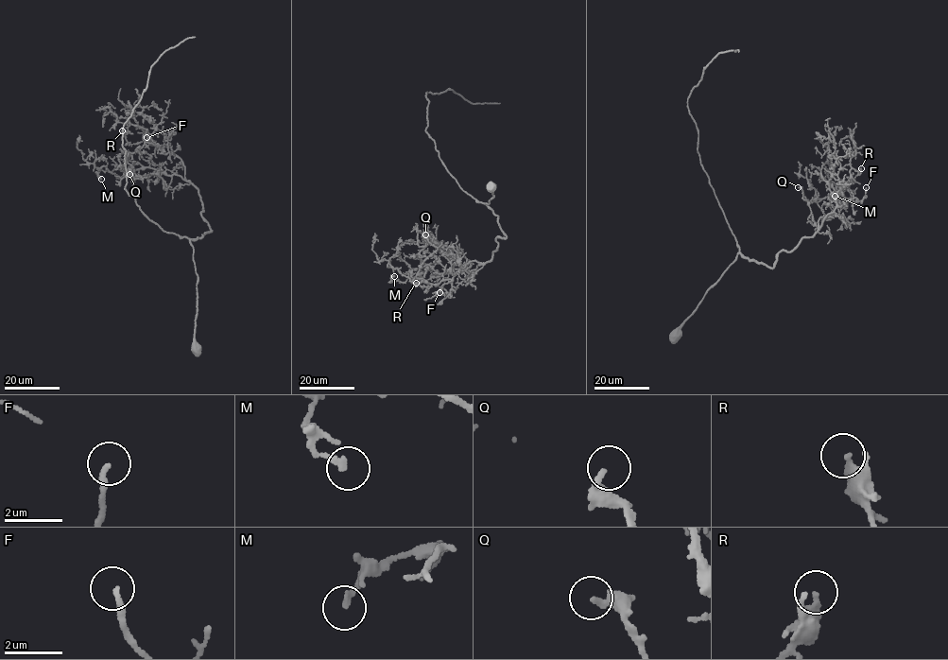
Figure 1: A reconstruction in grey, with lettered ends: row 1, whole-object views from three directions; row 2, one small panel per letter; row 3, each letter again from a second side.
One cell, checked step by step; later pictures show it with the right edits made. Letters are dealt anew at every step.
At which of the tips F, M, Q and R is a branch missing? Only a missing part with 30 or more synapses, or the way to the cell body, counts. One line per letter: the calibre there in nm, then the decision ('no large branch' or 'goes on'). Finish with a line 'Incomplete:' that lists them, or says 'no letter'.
F: calibre 200 nm; goes on
M: calibre 190 nm; no large branch
Q: calibre 280 nm; no large branch
R: calibre 200 nm; no large branch
Incomplete: F

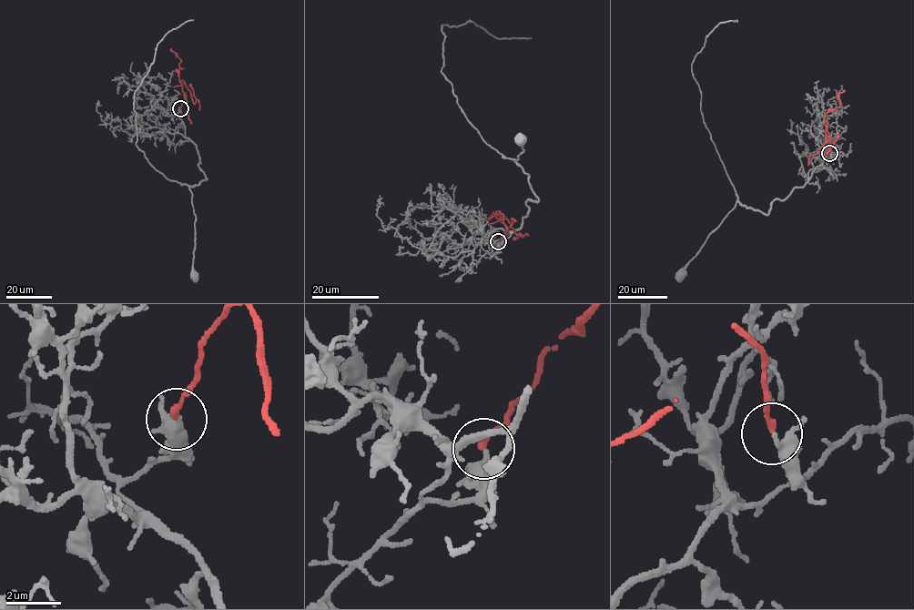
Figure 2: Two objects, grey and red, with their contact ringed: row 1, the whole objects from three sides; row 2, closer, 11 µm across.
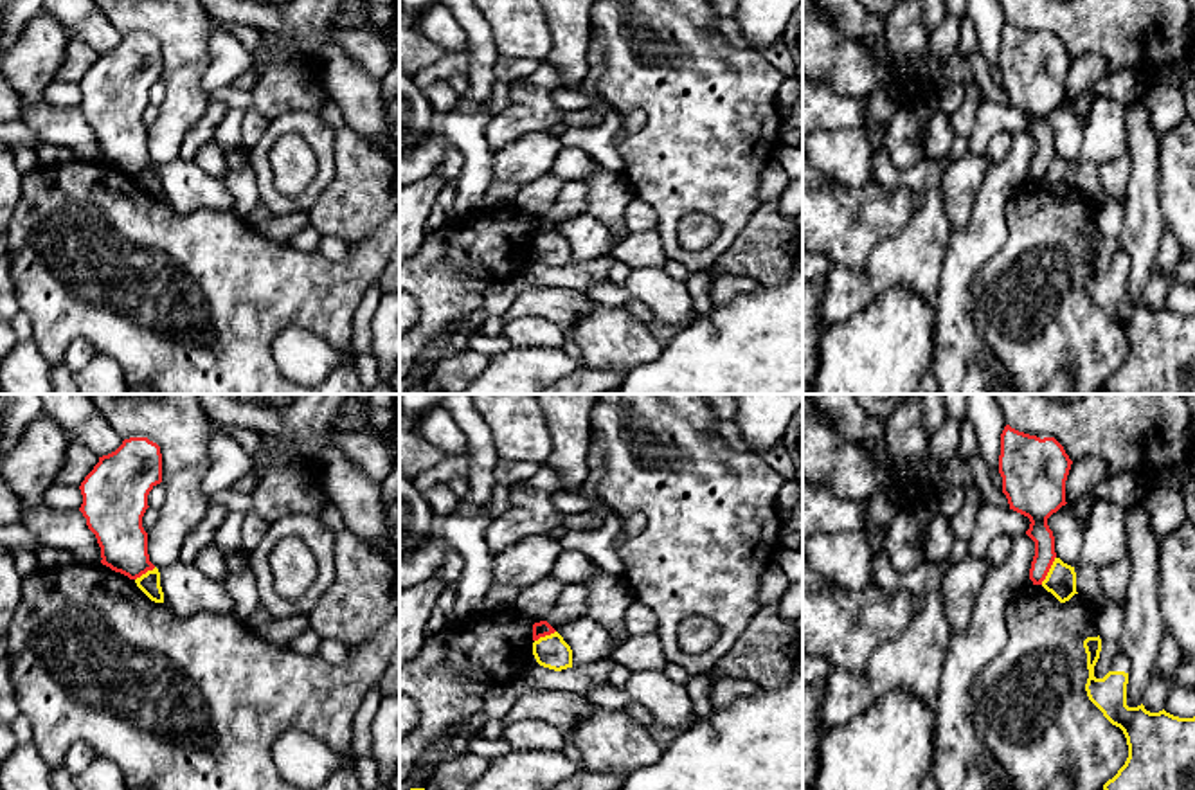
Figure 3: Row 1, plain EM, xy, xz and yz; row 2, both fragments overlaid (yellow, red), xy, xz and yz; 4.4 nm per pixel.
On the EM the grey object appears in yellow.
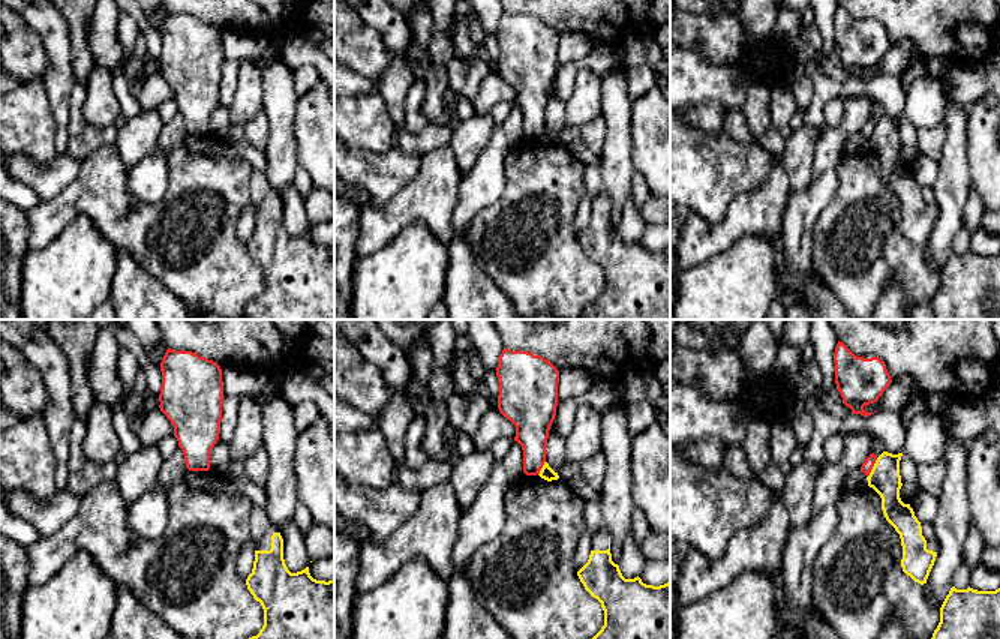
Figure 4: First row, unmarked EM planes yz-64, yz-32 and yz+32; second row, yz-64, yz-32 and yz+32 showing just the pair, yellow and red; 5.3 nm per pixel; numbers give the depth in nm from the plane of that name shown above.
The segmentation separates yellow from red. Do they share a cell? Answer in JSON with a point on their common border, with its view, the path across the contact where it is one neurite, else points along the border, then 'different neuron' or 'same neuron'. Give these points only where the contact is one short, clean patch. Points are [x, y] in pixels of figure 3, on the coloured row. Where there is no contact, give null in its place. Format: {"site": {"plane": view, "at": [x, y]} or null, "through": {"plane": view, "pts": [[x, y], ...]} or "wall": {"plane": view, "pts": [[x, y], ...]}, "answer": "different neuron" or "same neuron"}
{"site": {"plane": "yz", "at": [1050, 571]}, "wall": {"plane": "yz", "pts": [[1055, 556], [1041, 583]]}, "answer": "different neuron"}

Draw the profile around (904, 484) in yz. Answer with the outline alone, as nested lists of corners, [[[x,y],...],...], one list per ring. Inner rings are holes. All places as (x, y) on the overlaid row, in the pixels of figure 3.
[[[893,468],[891,489],[902,506],[909,506],[914,495],[920,491],[914,473],[905,471],[903,468]]]

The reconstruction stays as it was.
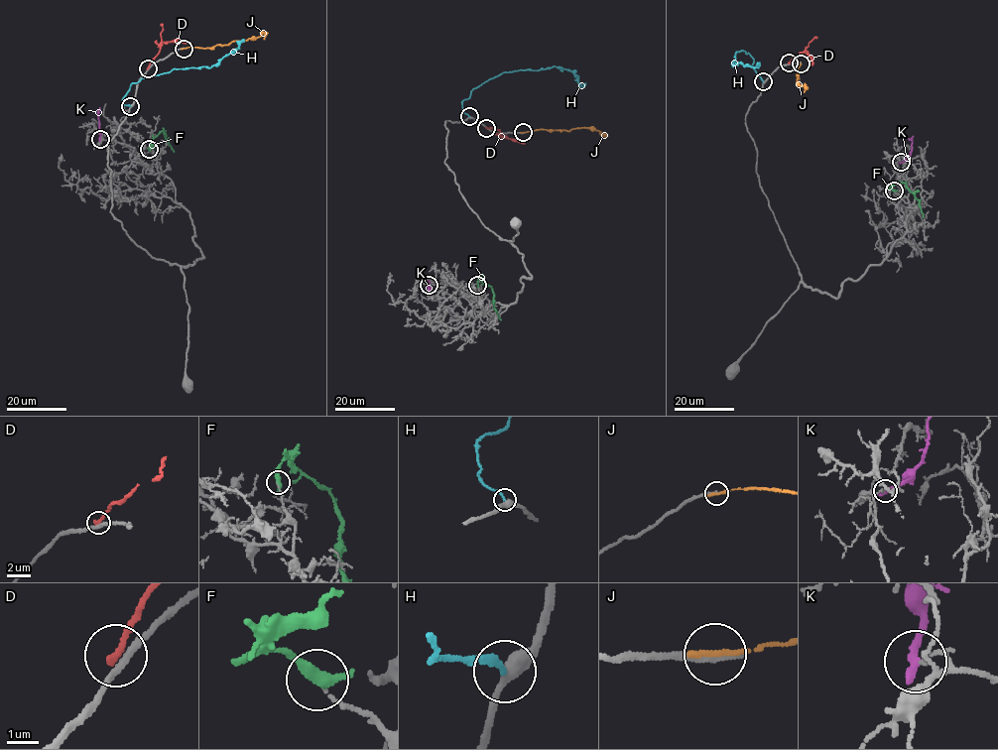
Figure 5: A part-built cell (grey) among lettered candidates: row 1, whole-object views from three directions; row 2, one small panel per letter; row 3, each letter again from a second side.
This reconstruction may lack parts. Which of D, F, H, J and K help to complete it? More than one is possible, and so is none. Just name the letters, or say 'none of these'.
none of these

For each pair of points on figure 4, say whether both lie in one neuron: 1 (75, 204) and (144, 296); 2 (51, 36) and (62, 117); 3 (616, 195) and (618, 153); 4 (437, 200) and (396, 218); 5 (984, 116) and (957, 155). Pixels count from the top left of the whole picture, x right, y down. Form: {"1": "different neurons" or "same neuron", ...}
{"1": "different neurons", "2": "same neuron", "3": "same neuron", "4": "same neuron", "5": "different neurons"}

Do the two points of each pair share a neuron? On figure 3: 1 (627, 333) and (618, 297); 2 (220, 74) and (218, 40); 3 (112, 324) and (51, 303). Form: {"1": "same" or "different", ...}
{"1": "different", "2": "same", "3": "same"}

